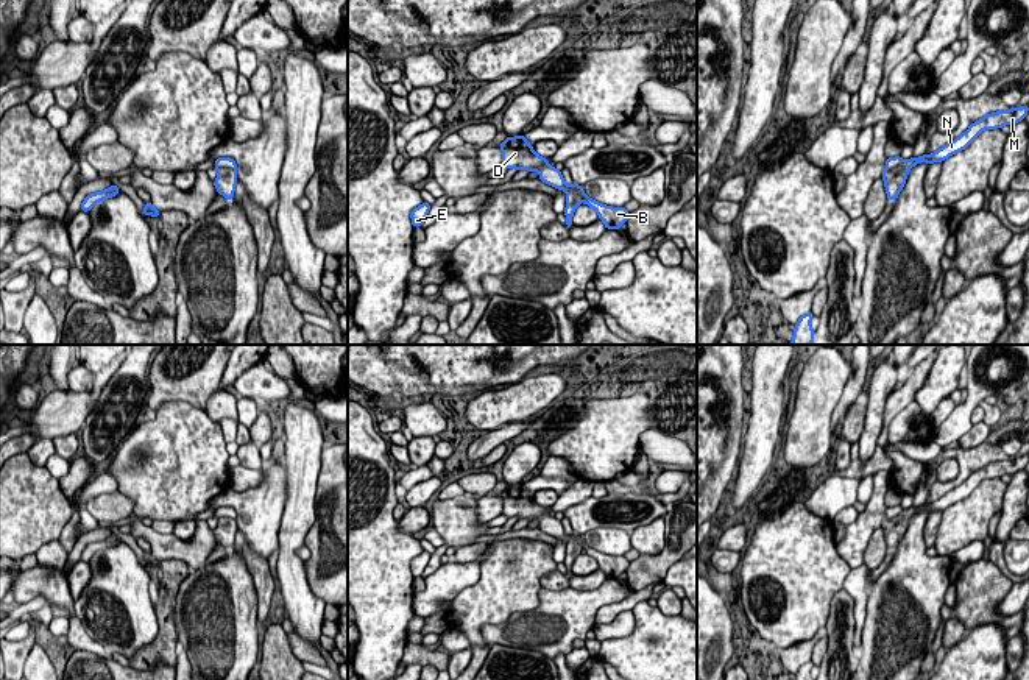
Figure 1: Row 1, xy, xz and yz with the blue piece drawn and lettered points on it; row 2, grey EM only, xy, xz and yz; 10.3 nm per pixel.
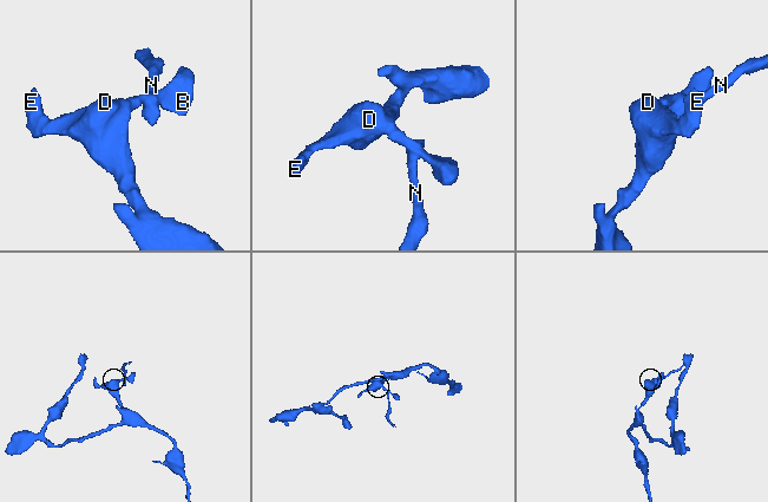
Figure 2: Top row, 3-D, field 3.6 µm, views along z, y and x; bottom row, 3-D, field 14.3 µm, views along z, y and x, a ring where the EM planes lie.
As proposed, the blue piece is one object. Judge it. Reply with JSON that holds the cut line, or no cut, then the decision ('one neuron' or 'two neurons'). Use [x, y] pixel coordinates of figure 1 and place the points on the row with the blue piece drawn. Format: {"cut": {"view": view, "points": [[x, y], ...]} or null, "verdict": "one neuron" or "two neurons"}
{"cut": {"view": "xy", "points": [[217, 169], [234, 170]]}, "verdict": "two neurons"}

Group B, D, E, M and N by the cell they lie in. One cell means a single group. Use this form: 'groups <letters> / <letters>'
groups B D E / M N

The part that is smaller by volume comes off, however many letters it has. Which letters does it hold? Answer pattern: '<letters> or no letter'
M, N

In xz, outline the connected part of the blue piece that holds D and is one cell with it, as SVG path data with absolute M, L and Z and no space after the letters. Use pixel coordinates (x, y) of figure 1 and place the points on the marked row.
M524 134L516 137L505 137L505 140L499 145L502 150L502 165L510 170L529 170L530 173L538 170L543 182L564 190L566 193L577 189L574 184L568 186L561 175L561 170L549 165L546 158L541 158L535 153L533 147L529 143Z

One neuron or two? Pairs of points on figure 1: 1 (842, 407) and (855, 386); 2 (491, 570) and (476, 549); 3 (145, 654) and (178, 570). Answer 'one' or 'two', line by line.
1: one
2: two
3: one

